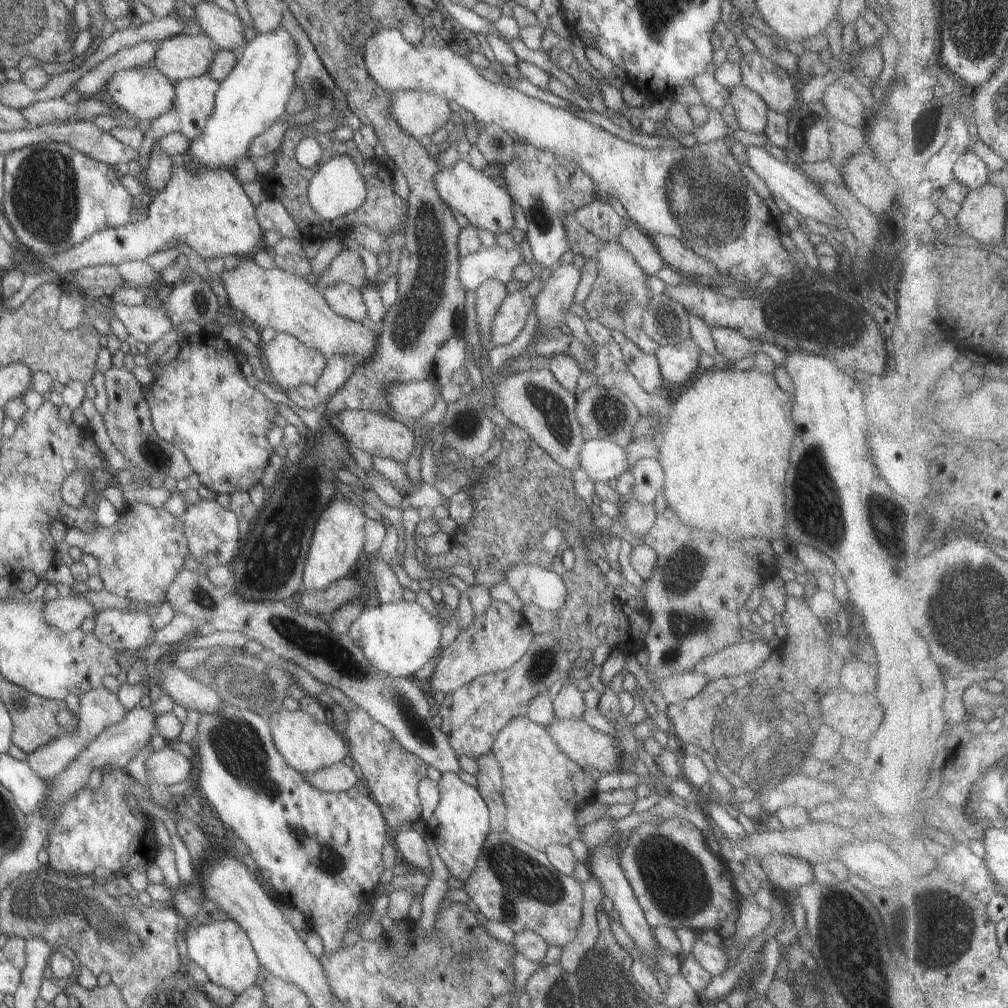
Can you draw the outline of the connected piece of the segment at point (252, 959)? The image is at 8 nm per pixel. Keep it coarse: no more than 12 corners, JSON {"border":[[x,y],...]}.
{"border":[[233,920],[185,925],[189,959],[235,995],[260,967]]}

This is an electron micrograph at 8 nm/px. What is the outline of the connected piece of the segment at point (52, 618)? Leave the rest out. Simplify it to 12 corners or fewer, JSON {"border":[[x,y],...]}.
{"border":[[83,595],[56,597],[43,604],[43,622],[59,631],[79,628],[94,617]]}

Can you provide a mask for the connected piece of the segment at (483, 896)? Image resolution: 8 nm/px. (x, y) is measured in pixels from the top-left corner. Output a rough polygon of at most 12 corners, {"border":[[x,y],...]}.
{"border":[[504,831],[461,887],[485,919],[562,947],[581,883]]}

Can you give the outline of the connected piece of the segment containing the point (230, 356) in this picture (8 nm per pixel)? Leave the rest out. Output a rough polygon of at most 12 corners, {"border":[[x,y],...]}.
{"border":[[187,334],[147,387],[153,431],[216,495],[247,493],[276,406],[235,348]]}

